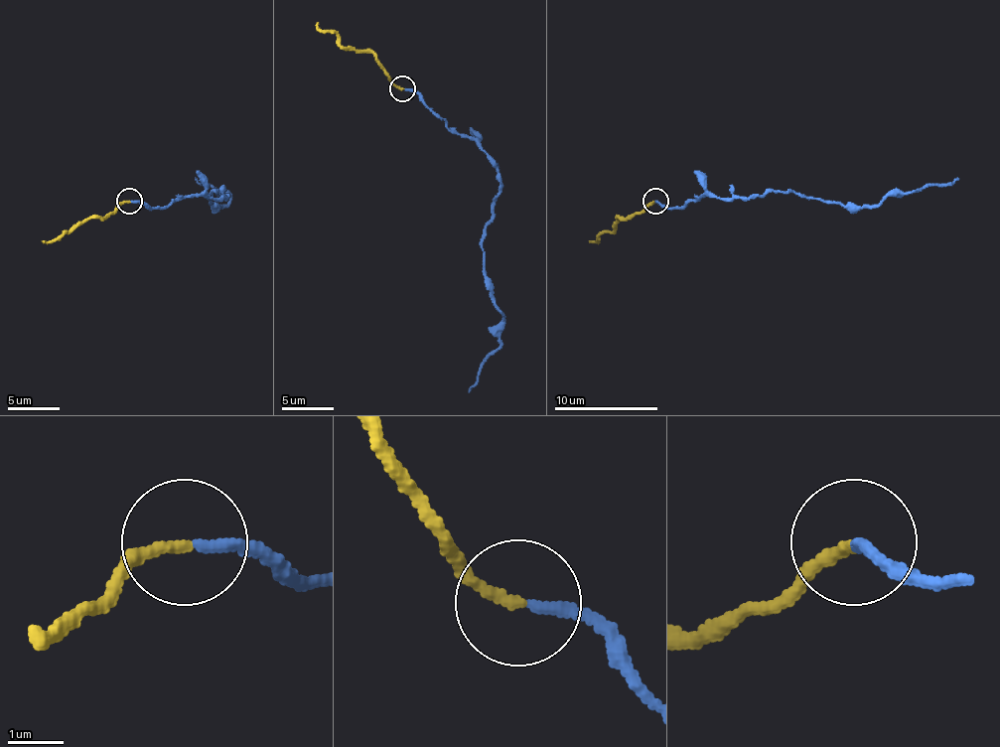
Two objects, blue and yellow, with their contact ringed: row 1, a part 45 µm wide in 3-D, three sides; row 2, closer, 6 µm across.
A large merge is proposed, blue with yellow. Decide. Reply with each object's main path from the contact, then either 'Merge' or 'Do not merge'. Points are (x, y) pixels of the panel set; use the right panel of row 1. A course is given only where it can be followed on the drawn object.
Course of blue: (654, 200), (680, 208), (707, 195), (751, 198), (792, 192), (844, 206), (865, 206), (889, 195), (959, 179). Course of yellow: (654, 200), (639, 213), (618, 219), (616, 228), (590, 241). Merge

